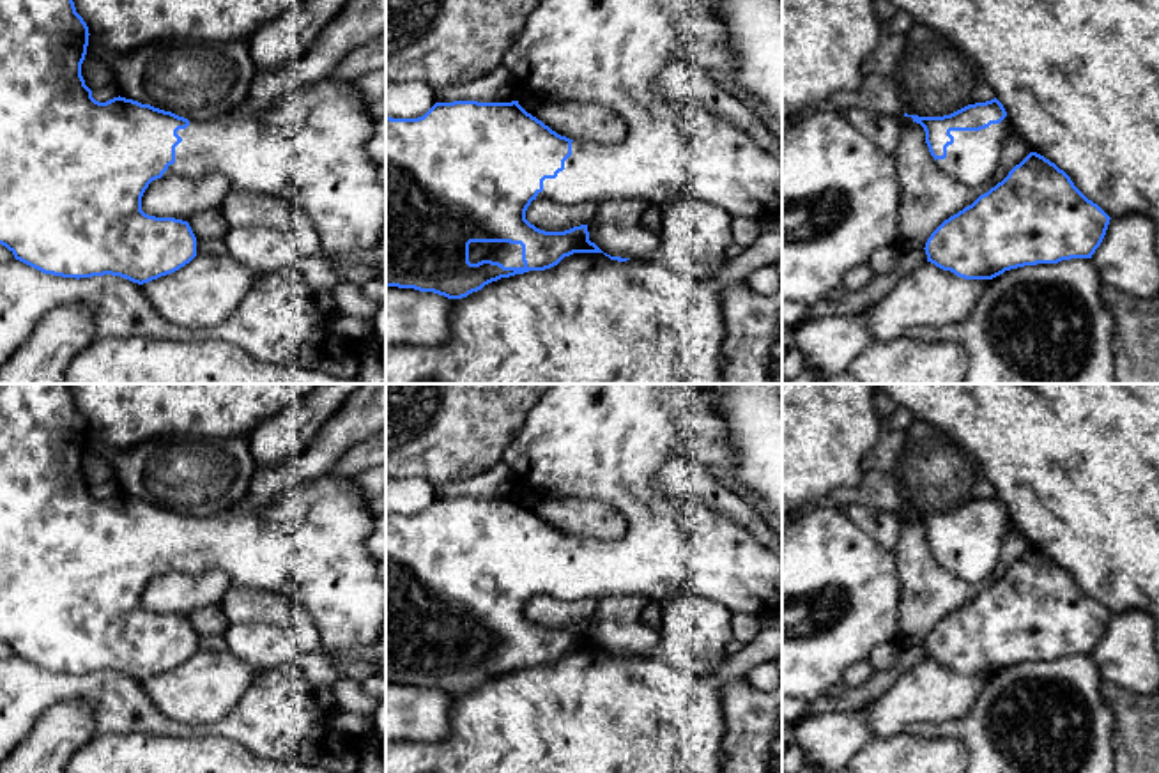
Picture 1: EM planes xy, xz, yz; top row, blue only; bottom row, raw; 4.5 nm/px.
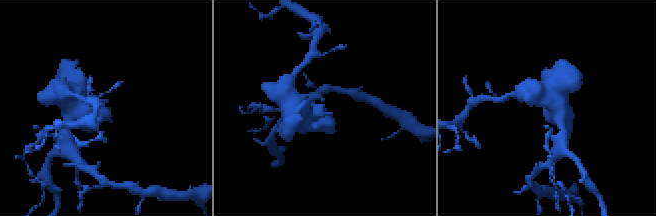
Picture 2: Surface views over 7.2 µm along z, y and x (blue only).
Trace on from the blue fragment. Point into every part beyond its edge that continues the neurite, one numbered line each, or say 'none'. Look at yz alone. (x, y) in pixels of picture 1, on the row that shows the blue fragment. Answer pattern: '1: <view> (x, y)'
1: yz (972, 158)

